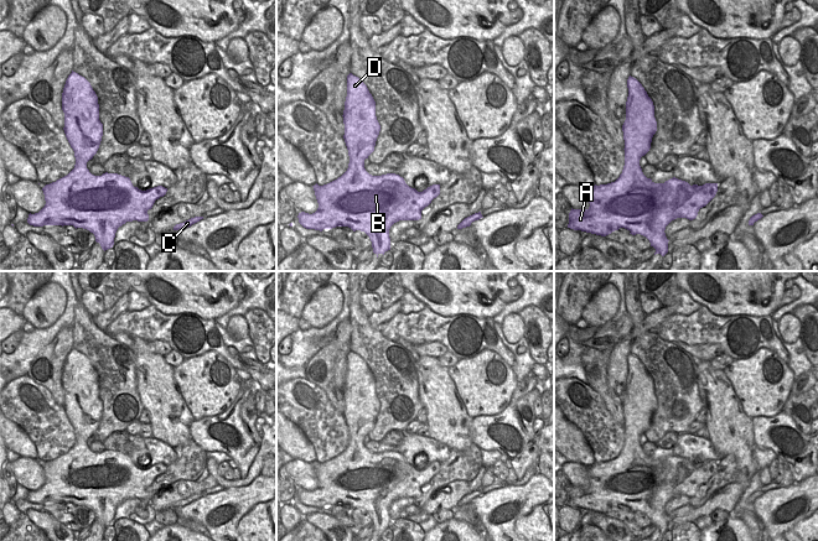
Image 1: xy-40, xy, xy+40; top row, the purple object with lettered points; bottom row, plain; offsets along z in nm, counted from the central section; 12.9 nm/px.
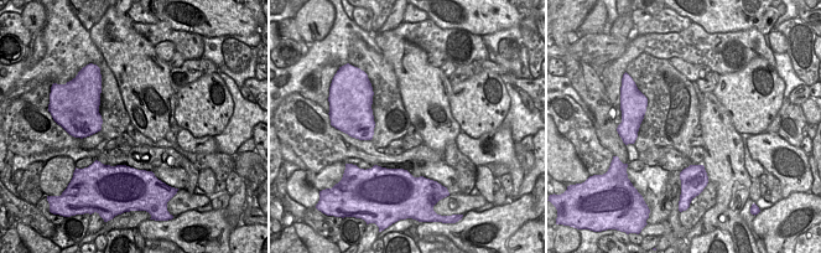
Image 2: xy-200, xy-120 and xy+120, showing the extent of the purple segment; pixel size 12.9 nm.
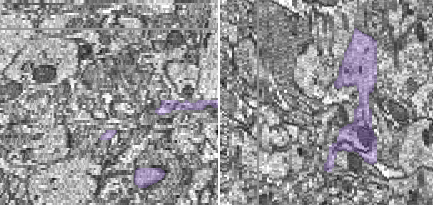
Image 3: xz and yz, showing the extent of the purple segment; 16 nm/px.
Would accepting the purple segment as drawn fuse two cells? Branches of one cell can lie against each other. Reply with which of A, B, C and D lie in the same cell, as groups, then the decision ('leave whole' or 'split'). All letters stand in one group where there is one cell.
groups A B C D; leave whole

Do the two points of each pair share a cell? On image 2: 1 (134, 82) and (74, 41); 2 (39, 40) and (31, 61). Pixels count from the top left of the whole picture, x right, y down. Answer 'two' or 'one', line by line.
1: two
2: one

